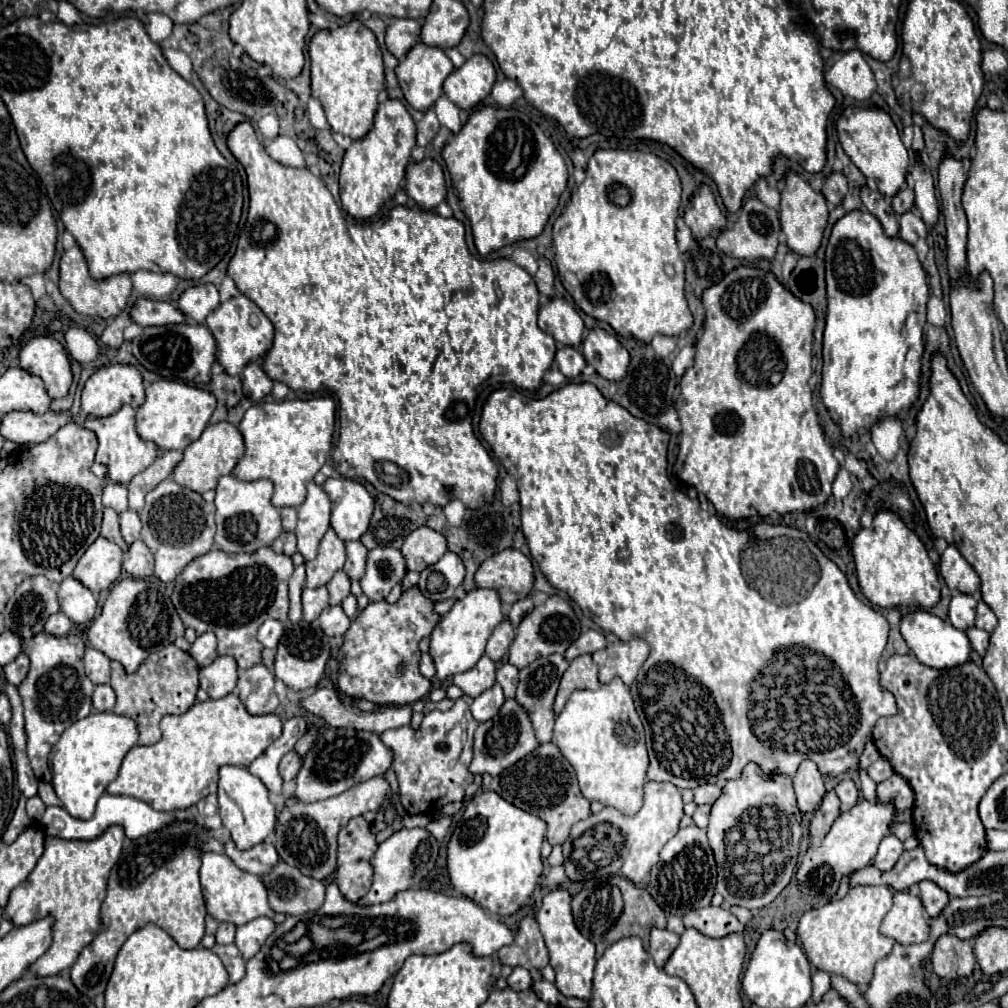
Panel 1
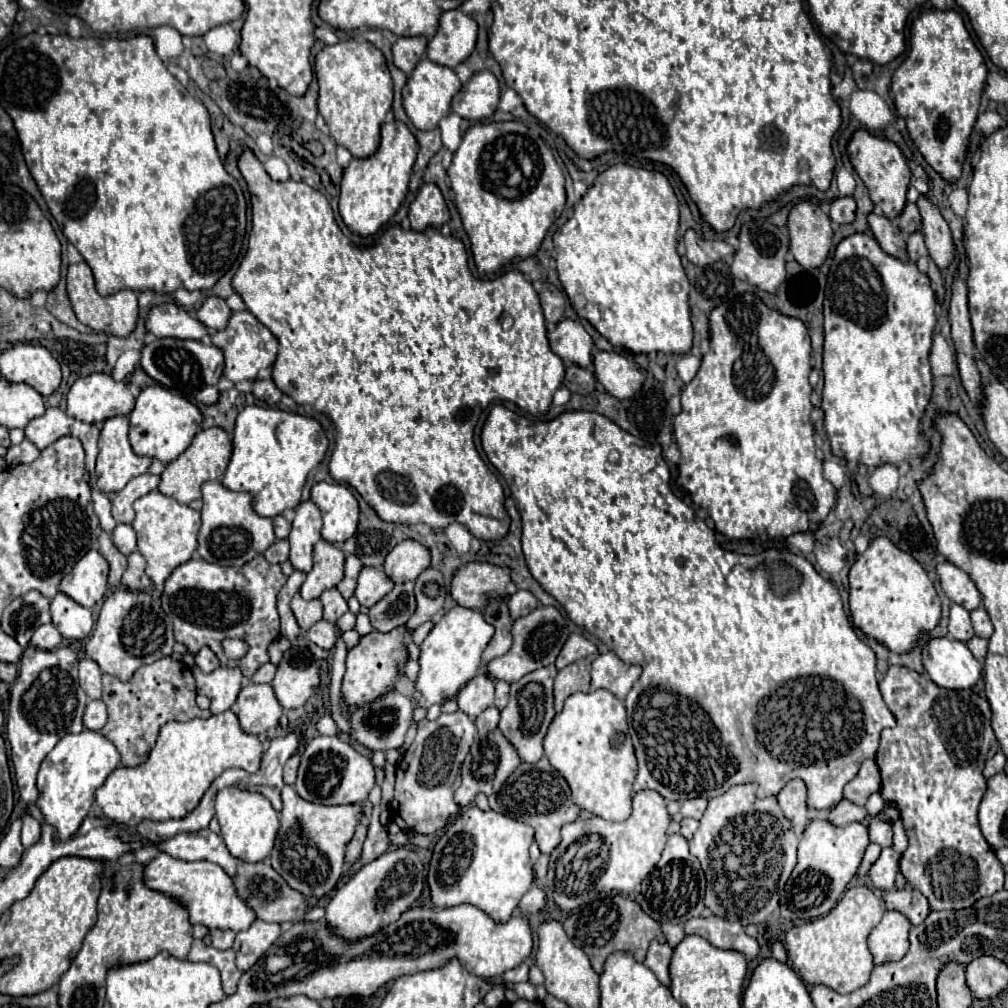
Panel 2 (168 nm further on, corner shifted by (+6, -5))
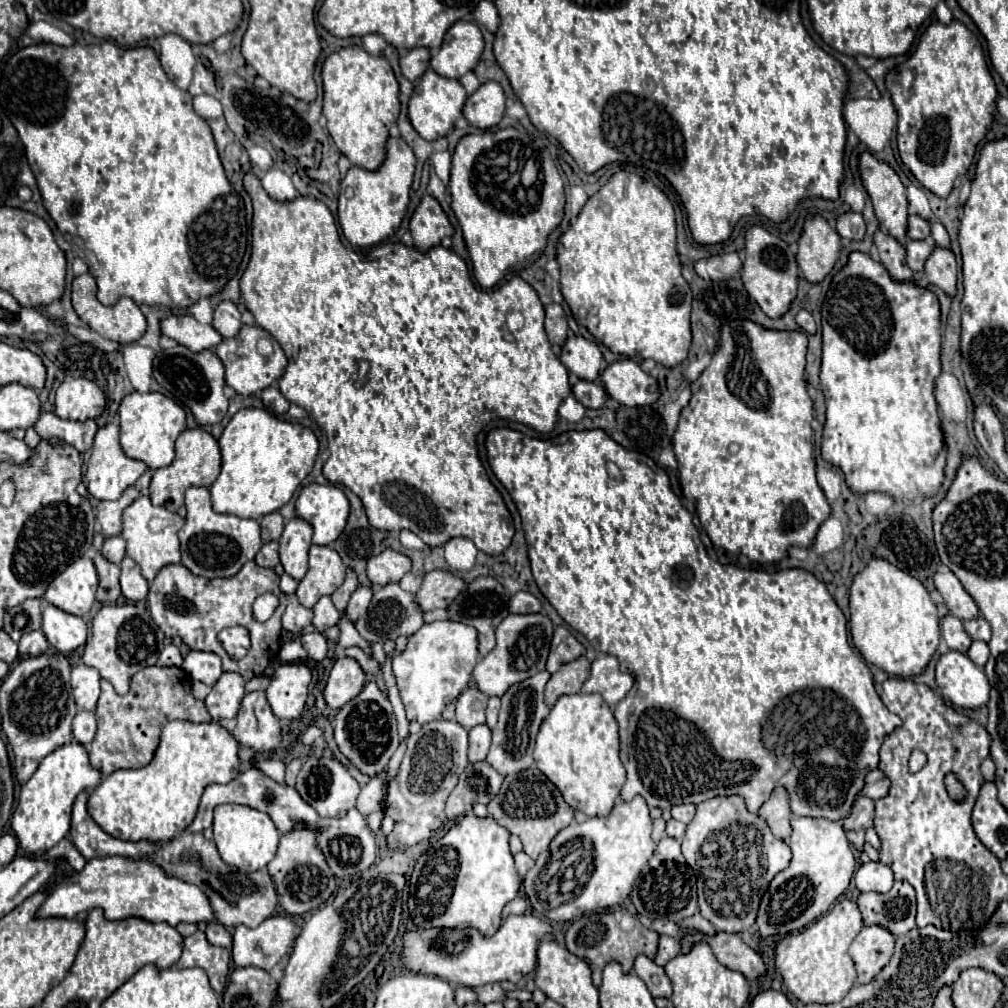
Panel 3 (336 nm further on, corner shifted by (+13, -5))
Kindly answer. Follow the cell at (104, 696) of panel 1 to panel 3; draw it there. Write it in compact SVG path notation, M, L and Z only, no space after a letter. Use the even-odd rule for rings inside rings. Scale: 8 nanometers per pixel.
M87 710L77 712L77 716L73 718L73 738L75 738L75 742L89 746L95 738L95 730L97 730L95 712L87 712Z

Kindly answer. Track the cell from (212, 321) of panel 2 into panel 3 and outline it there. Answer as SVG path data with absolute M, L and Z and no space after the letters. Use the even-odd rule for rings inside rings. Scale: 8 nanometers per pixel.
M221 302L215 308L215 318L213 318L213 328L225 336L225 338L233 338L235 334L239 334L243 322L241 322L241 312L233 302Z

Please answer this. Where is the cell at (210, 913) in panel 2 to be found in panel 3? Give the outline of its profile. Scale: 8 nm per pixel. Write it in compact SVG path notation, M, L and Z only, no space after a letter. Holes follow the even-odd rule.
M123 856L91 858L81 872L55 874L43 888L45 902L37 910L37 918L67 918L75 920L93 908L101 908L107 920L143 918L147 922L167 922L177 926L179 922L209 922L213 910L207 896L193 884L167 876L161 868L147 860L131 860Z

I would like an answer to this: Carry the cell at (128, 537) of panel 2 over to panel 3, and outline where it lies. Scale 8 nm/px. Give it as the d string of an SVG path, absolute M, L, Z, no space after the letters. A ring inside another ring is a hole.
M113 536L113 538L107 538L105 544L103 544L103 550L101 554L113 562L113 564L121 564L121 560L125 558L125 540L121 536Z

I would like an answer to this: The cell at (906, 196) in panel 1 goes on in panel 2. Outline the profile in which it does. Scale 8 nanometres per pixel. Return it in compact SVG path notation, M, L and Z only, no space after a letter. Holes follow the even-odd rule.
M906 202L902 214L898 216L898 224L900 224L900 230L902 230L904 234L912 234L912 232L920 230L920 214L918 214L916 204Z

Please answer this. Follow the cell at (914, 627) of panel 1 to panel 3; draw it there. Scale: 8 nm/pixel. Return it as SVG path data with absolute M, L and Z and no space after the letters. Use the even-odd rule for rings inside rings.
M947 652L937 662L937 688L955 708L977 710L989 702L989 680L969 656Z

